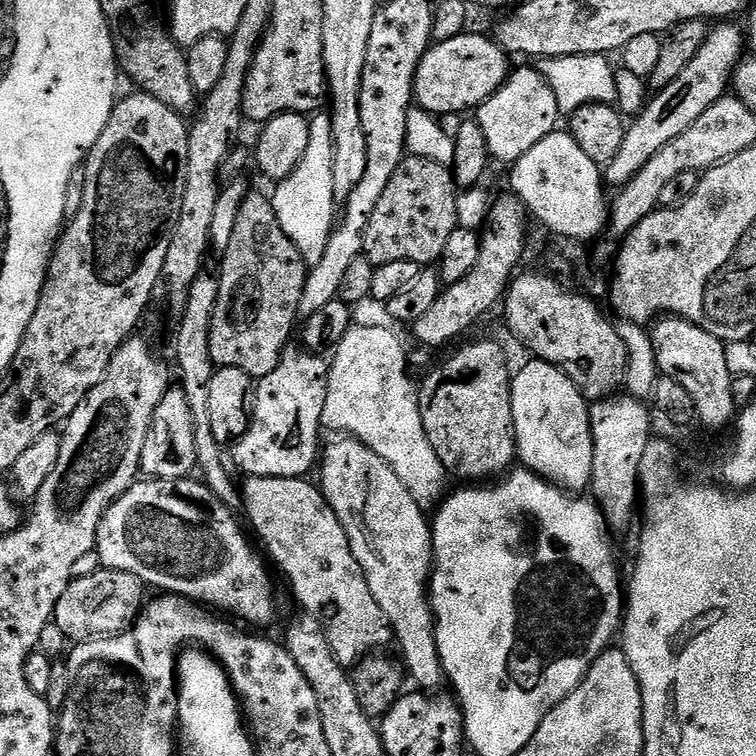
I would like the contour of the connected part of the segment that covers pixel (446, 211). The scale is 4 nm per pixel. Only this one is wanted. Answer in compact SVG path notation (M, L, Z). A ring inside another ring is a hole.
M405 155L398 170L394 170L394 178L386 185L378 206L374 206L374 214L368 219L363 256L377 269L390 262L435 265L450 234L458 227L457 195L456 179L449 165Z

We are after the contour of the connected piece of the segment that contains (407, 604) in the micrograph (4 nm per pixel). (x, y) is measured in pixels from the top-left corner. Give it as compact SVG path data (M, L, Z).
M336 438L332 445L325 447L322 452L322 463L319 465L320 480L319 487L322 489L328 504L334 510L334 514L338 514L338 522L342 522L342 526L346 530L346 538L350 542L350 550L354 550L354 558L358 558L358 566L362 566L362 570L366 574L366 582L370 586L370 594L374 594L374 602L378 602L378 606L382 606L382 614L388 620L388 627L392 629L392 635L395 643L400 643L399 659L404 665L404 671L407 679L412 680L417 689L429 690L428 688L436 688L441 683L445 683L446 677L444 667L440 665L440 655L438 654L438 646L436 645L436 630L434 627L434 617L432 614L432 604L428 601L428 586L430 577L434 571L434 557L432 554L432 526L429 517L426 515L425 509L418 506L418 502L410 494L410 490L406 490L406 486L402 486L402 478L398 478L398 474L394 474L394 470L390 470L390 466L382 458L378 458L378 454L374 454L374 450L370 450L370 446L363 444L361 440L355 438Z

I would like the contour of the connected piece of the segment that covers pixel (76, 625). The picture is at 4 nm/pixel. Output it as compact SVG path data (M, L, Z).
M94 550L74 562L71 574L73 580L59 598L53 616L53 623L71 643L116 636L132 627L146 600L146 586L136 575L100 568L99 556Z

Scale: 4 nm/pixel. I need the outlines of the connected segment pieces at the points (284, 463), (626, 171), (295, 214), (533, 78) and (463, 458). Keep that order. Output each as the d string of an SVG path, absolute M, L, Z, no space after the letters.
M285 351L278 366L255 381L248 429L231 449L232 456L230 452L231 463L236 463L245 477L304 478L312 467L312 471L317 467L330 364L323 355L292 351Z
M732 22L717 23L709 31L706 42L702 42L702 50L694 54L694 62L690 62L670 86L659 89L656 97L653 95L640 114L627 125L618 154L603 169L603 179L609 185L629 184L634 174L638 174L638 170L642 170L666 142L674 142L682 130L690 130L690 126L694 126L694 122L698 122L698 118L702 118L702 114L729 91L732 74L746 56L745 33L741 29L739 32L734 25Z
M321 110L311 117L310 146L306 146L306 154L302 154L302 162L290 174L290 178L279 181L275 185L276 193L270 199L274 206L274 214L278 218L278 226L286 230L286 238L298 246L305 264L317 264L326 250L326 242L330 242L330 234L338 219L338 205L334 198L334 134L332 133L332 117Z
M530 66L520 68L517 72L515 69L506 83L486 103L480 105L474 118L482 126L482 134L486 134L489 157L493 161L513 162L533 149L542 138L557 131L556 119L561 119L561 116L554 91L546 78L536 66Z
M476 340L458 349L419 385L426 438L453 477L461 476L464 482L488 482L503 477L517 463L512 377L499 346L492 340Z

